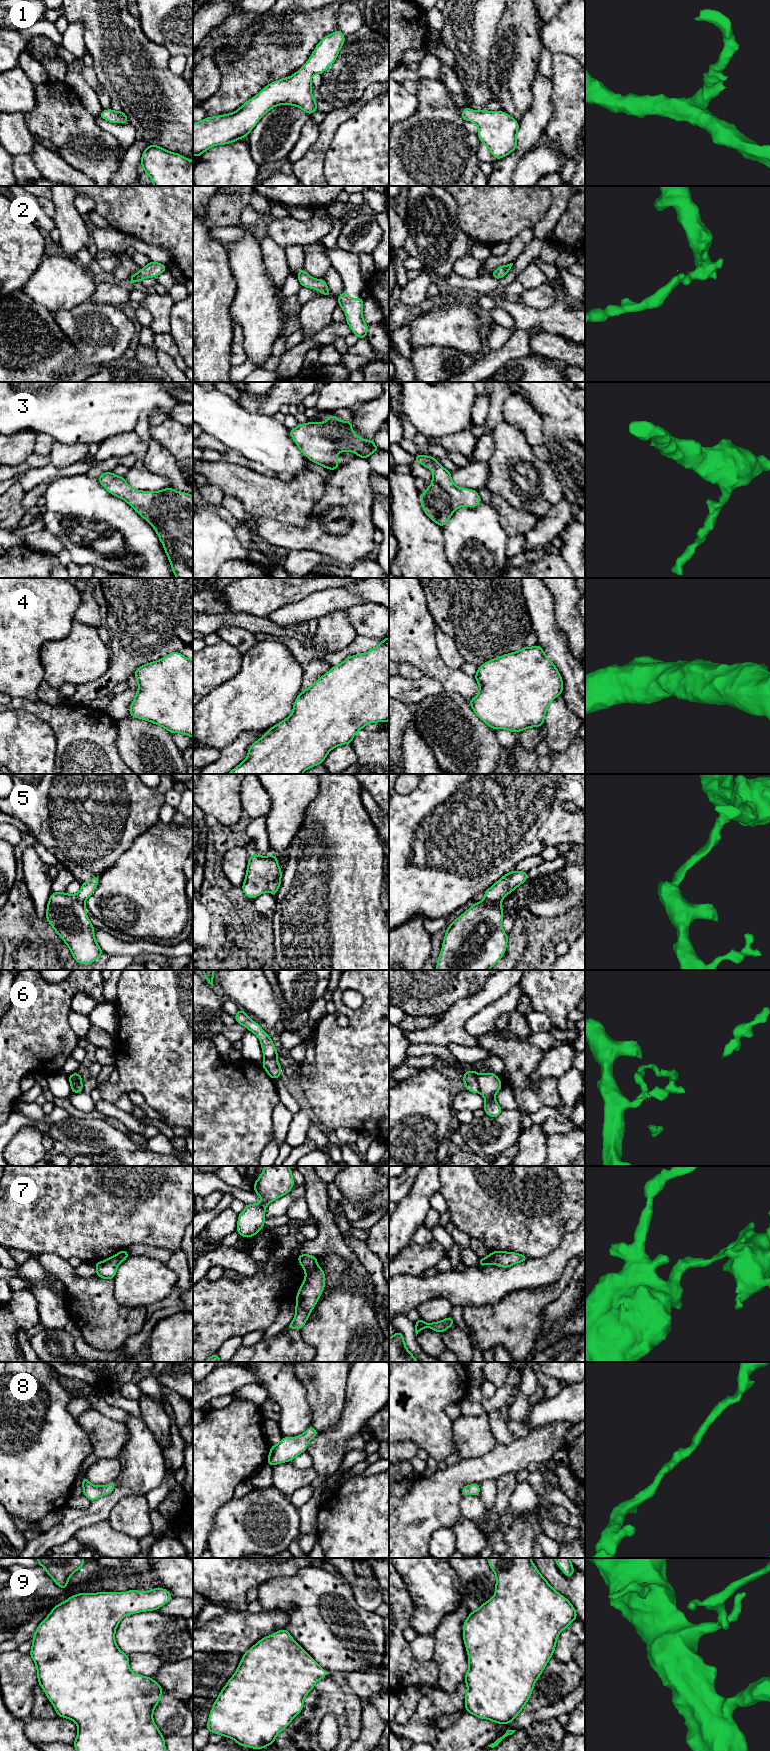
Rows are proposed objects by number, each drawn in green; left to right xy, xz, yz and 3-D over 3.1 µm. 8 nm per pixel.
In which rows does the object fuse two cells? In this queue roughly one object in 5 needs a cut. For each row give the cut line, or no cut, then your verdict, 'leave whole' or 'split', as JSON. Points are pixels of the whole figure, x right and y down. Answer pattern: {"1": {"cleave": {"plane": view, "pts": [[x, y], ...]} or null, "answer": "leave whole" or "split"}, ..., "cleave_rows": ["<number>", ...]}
{"1": {"cleave": null, "answer": "leave whole"}, "2": {"cleave": null, "answer": "leave whole"}, "3": {"cleave": null, "answer": "leave whole"}, "4": {"cleave": null, "answer": "leave whole"}, "5": {"cleave": null, "answer": "leave whole"}, "6": {"cleave": {"plane": "yz", "pts": [[477, 1074], [479, 1092]]}, "answer": "split"}, "7": {"cleave": {"plane": "xz", "pts": [[317, 1265], [306, 1275]]}, "answer": "split"}, "8": {"cleave": null, "answer": "leave whole"}, "9": {"cleave": null, "answer": "leave whole"}, "cleave_rows": ["6", "7"]}

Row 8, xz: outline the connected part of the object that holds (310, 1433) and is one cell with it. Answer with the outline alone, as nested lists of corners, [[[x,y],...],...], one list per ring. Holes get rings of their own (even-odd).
[[[311,1425],[303,1434],[298,1437],[283,1437],[282,1440],[270,1447],[267,1464],[291,1462],[296,1456],[306,1451],[307,1444],[318,1435],[316,1429]]]

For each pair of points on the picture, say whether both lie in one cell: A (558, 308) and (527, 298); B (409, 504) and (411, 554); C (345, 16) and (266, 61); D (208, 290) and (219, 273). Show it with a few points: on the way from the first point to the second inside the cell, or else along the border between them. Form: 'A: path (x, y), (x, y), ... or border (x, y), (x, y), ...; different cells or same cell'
A: border (555, 288), (555, 301), (547, 308), (527, 305); different cells
B: path (409, 516), (411, 542); same cell
C: border (337, 10), (337, 25), (339, 27); different cells
D: path (208, 286), (215, 277); same cell

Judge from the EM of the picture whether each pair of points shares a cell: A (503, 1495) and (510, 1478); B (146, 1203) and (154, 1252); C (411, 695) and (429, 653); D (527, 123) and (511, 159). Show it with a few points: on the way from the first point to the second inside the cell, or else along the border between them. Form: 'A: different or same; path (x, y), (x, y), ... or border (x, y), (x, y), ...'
A: same; path (504, 1491), (508, 1482)
B: different; border (130, 1245), (144, 1243), (164, 1247), (172, 1252)
C: different; border (423, 675), (435, 679), (443, 689)
D: same; path (527, 132), (527, 141), (520, 150)

